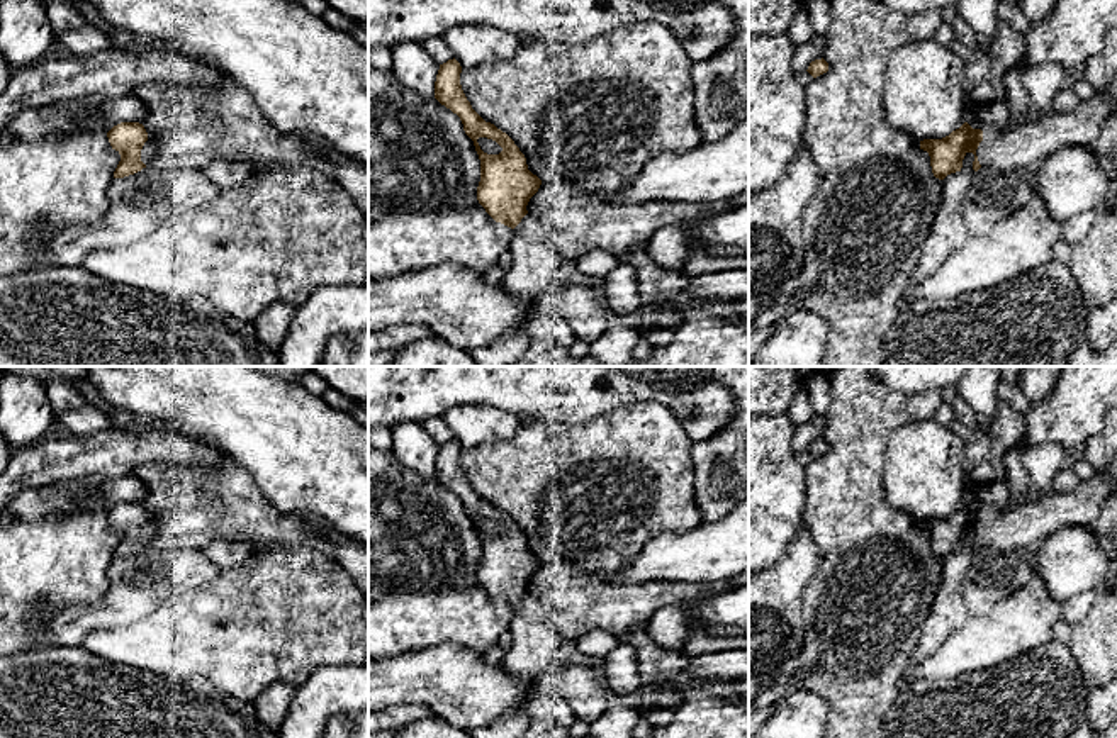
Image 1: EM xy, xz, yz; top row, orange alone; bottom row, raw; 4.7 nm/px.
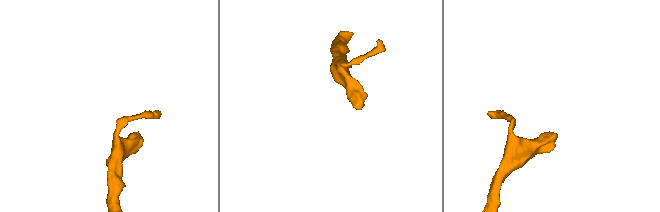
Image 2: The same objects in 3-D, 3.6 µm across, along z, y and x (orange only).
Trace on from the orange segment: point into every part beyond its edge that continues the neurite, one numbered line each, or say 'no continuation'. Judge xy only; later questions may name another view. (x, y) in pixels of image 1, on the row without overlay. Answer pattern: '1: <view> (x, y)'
1: xy (150, 528)

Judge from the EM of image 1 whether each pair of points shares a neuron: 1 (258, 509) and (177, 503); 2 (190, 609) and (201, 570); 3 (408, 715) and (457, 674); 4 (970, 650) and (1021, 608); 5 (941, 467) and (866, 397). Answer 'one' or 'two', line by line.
1: one
2: two
3: two
4: one
5: two

